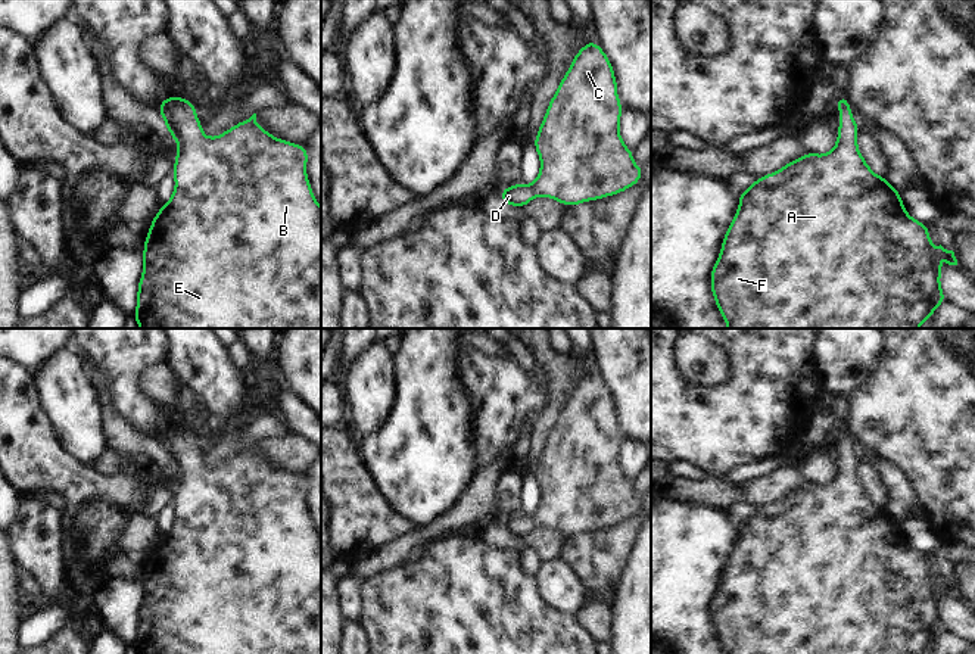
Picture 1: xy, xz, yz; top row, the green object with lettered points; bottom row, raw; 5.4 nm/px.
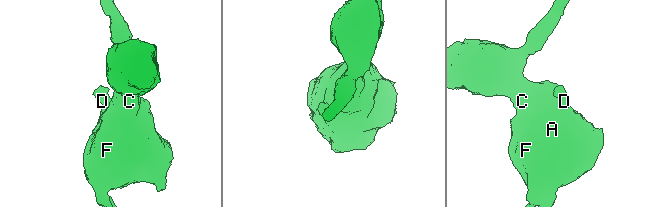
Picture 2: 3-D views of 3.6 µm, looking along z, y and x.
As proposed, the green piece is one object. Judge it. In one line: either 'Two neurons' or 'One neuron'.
One neuron

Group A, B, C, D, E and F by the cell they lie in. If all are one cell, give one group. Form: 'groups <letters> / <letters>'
groups A B C D E F

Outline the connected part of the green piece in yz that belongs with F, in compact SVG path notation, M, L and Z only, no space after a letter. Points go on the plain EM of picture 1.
M845 424L840 426L835 433L840 440L840 458L837 474L829 483L807 482L779 501L758 507L745 521L738 523L739 538L723 566L719 589L710 605L711 623L726 654L922 654L925 650L932 650L935 638L946 632L940 614L943 597L934 589L934 583L941 582L946 594L957 595L954 582L941 574L932 576L928 554L912 548L904 539L901 523L885 507L876 505L869 498L856 471L860 458L851 445L853 436Z

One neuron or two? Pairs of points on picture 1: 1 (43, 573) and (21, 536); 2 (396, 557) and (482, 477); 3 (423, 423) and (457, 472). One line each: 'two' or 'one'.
1: one
2: one
3: one

